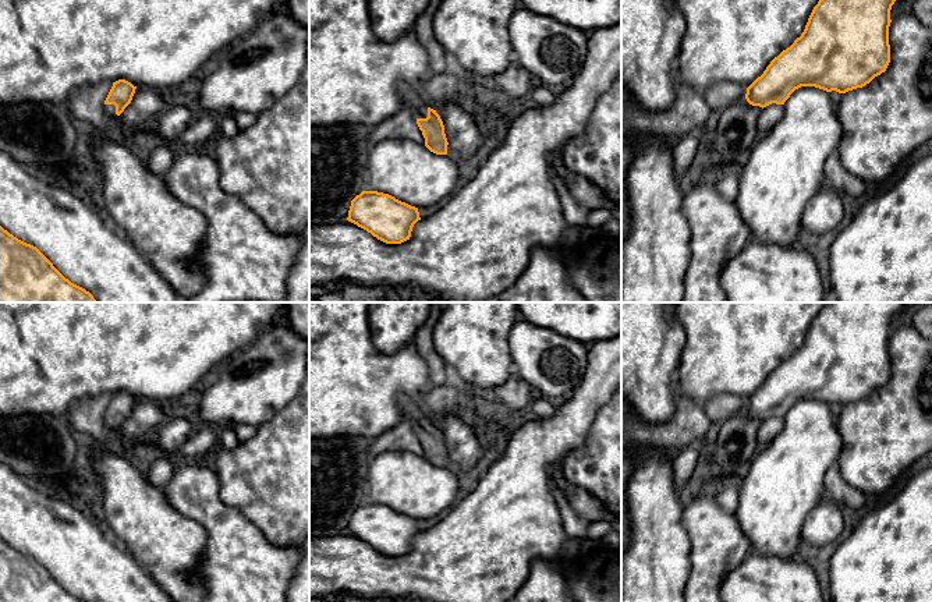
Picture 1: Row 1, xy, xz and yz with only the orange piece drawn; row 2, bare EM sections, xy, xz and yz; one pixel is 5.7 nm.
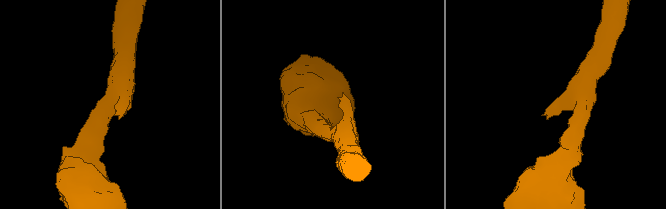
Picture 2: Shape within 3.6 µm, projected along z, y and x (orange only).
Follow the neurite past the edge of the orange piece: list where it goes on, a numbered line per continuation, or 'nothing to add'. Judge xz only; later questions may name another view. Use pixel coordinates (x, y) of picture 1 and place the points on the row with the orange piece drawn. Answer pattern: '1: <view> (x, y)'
1: xz (411, 98)

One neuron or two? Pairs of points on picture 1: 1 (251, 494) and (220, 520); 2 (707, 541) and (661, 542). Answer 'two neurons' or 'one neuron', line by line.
1: two neurons
2: two neurons

